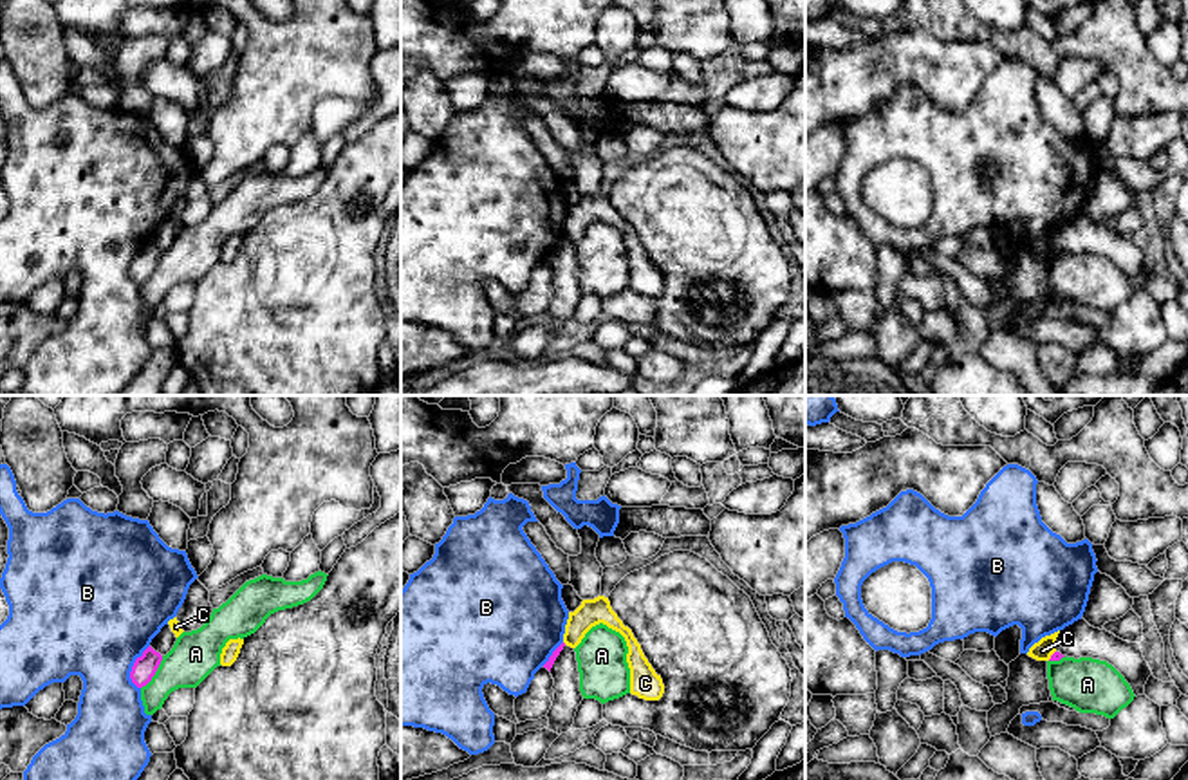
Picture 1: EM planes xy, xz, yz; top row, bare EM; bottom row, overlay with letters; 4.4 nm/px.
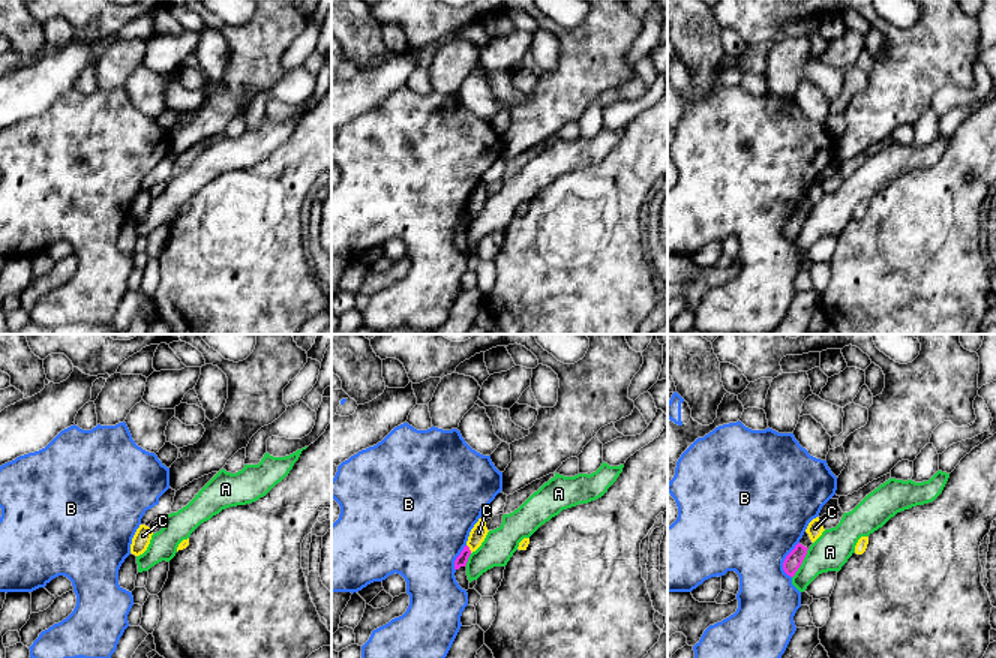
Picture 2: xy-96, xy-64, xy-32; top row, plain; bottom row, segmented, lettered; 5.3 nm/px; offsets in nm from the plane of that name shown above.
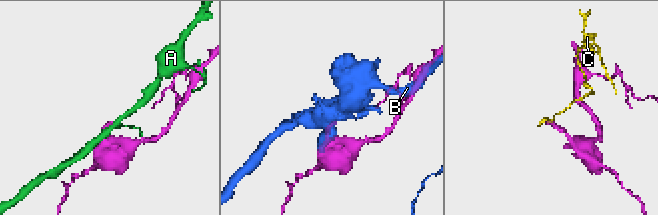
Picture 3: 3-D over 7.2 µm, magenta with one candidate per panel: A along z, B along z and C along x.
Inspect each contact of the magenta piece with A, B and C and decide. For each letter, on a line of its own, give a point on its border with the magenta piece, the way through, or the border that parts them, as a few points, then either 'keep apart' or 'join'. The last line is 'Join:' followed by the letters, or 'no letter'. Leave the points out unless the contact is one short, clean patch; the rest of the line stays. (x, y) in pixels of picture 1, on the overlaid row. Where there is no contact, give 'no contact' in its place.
A: contact xy (156, 670); keep apart
B: contact xy (132, 667); border xy (148, 645), (130, 672), (130, 681), (138, 688); keep apart
C: contact yz (1051, 656); border yz (1055, 650), (1048, 659); keep apart
Join: no letter

